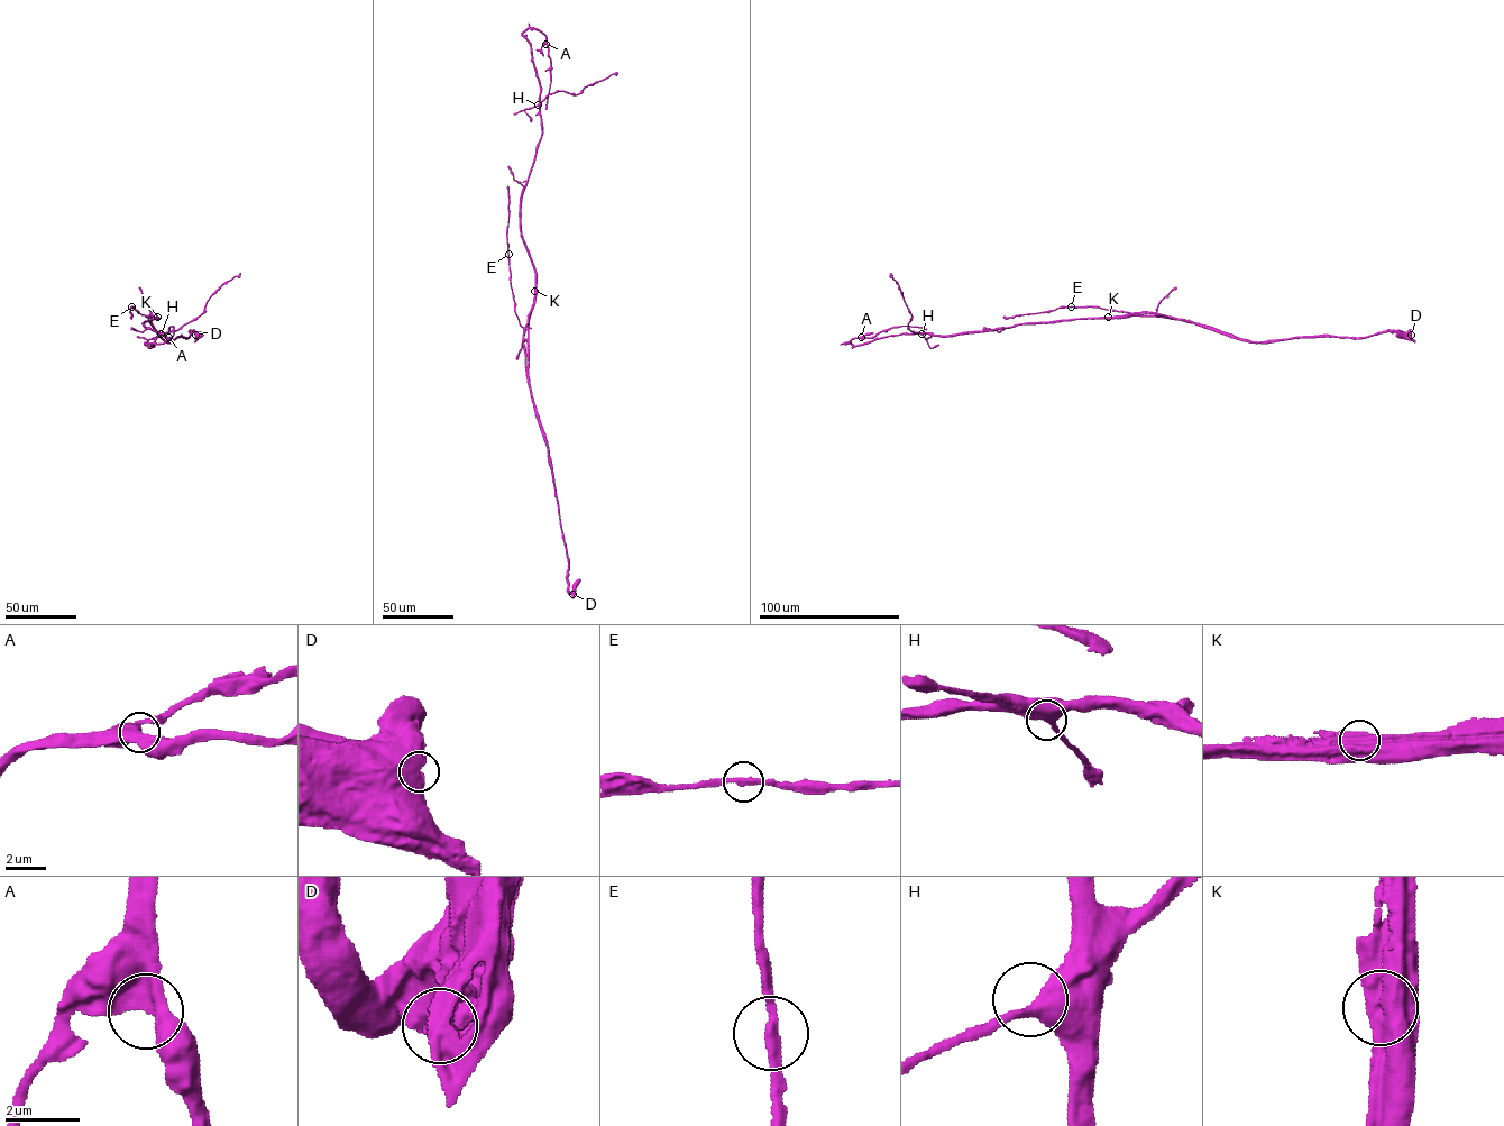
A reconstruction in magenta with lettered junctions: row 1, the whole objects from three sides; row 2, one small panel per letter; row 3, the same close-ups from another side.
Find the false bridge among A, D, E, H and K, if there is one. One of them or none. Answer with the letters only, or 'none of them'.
K

